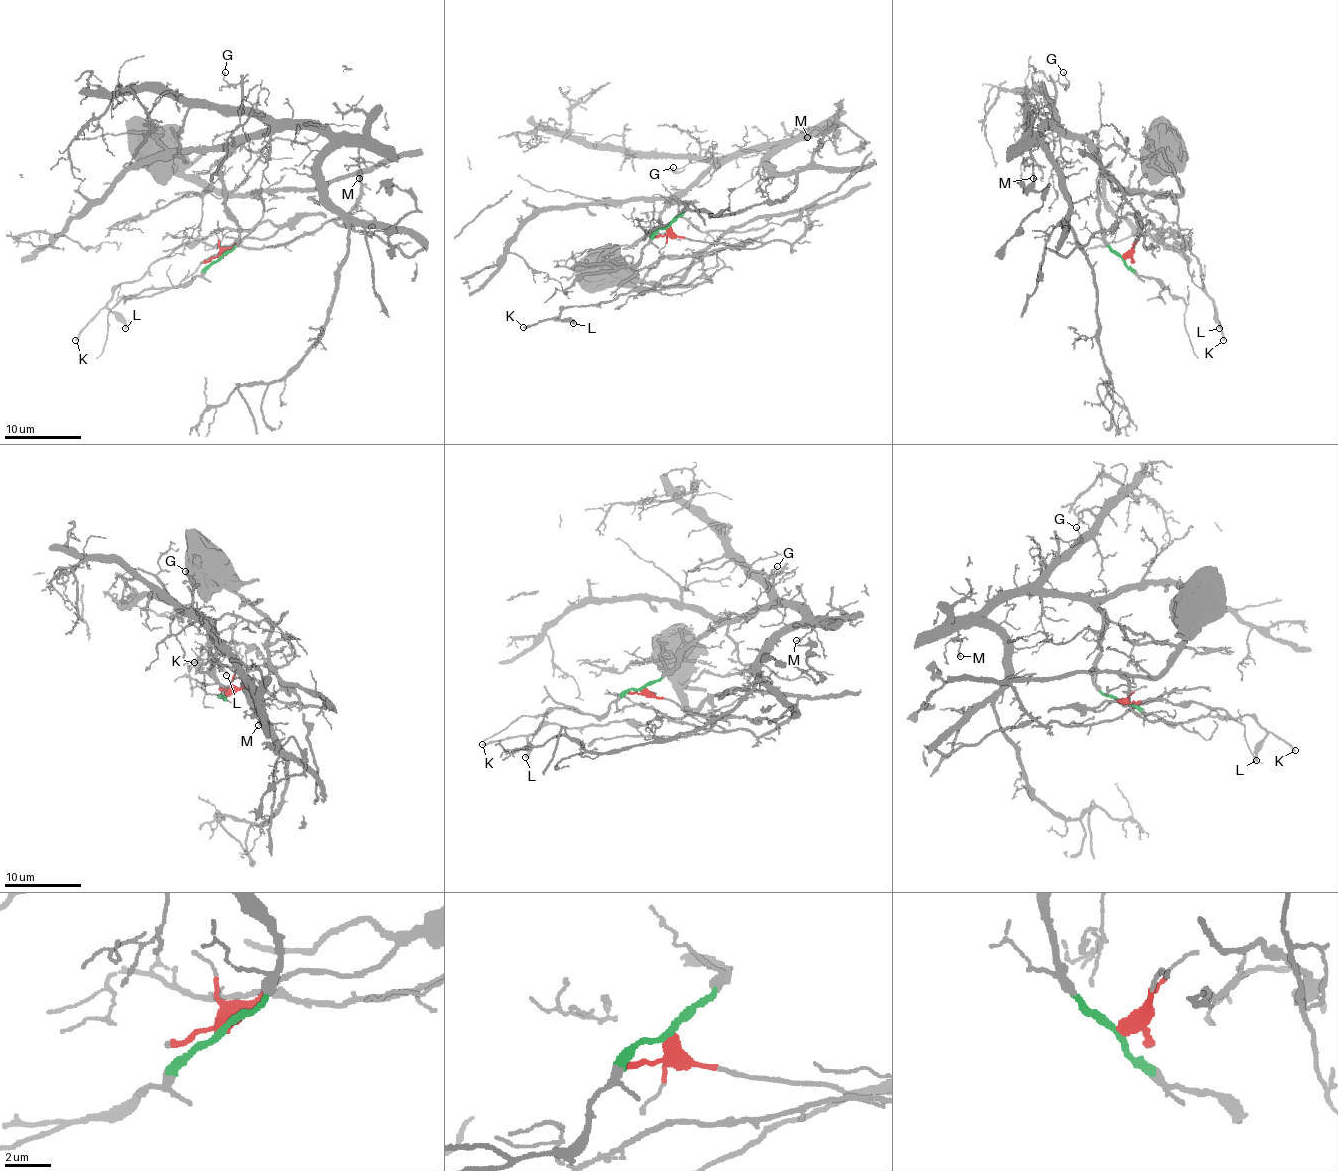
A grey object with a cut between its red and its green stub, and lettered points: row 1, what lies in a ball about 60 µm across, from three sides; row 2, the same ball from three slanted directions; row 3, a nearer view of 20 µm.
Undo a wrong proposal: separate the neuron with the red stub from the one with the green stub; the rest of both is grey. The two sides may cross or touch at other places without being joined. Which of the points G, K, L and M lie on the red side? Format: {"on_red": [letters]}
{"on_red": ["K", "L"]}

